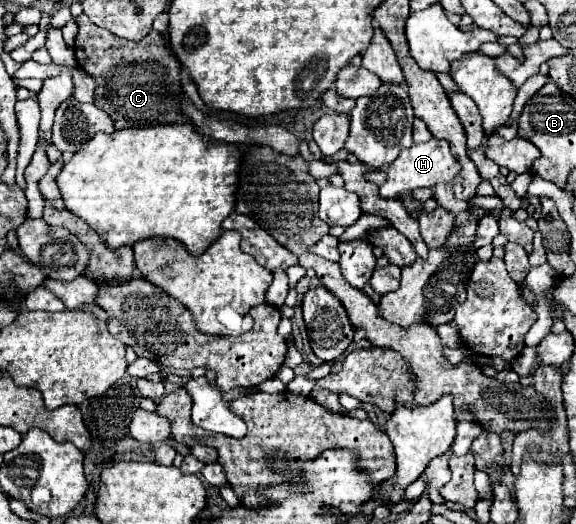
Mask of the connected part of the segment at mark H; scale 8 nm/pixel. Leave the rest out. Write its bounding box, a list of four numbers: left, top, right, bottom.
[380,138,460,198]

